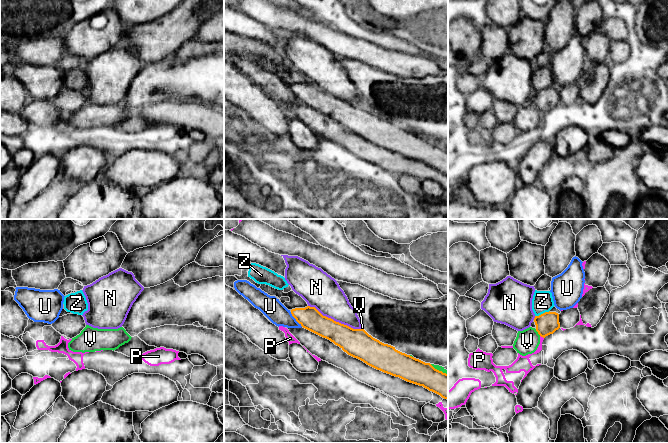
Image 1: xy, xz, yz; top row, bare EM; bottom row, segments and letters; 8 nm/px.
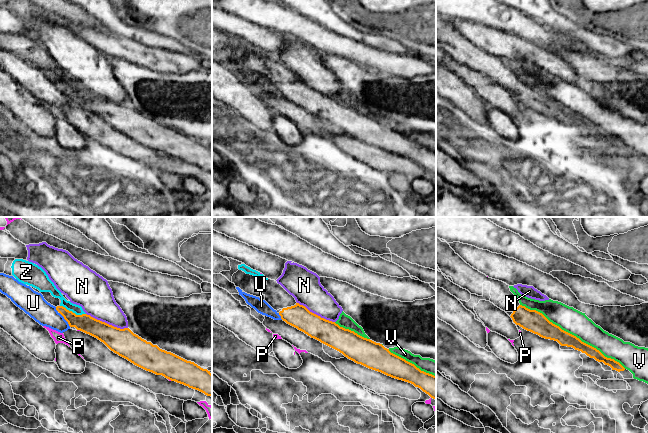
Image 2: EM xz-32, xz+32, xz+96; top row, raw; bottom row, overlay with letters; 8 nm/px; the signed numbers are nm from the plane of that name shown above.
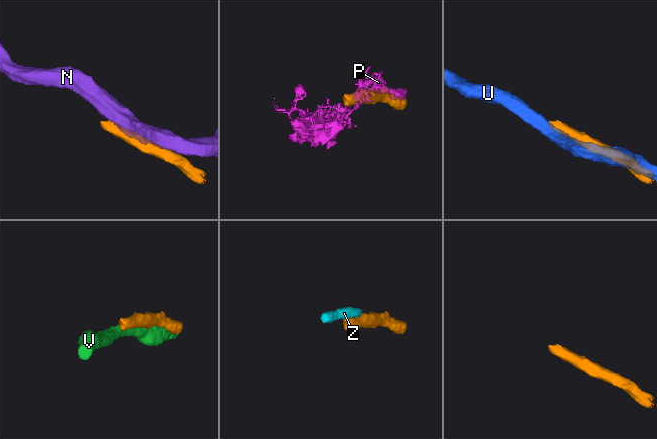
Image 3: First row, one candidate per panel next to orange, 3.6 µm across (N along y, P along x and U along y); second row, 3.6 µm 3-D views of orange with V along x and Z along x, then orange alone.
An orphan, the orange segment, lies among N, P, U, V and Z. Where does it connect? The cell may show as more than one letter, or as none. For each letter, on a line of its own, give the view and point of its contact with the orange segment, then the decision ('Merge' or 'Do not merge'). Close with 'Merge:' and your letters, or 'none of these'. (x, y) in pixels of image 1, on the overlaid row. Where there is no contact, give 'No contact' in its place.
N: Touches orange at xz (333, 320). Do not merge
P: Touches orange at yz (542, 336). Do not merge
U: Touches orange at xz (295, 318). Do not merge
V: Touches orange at yz (537, 331). Do not merge
Z: Touches orange at yz (543, 313). Do not merge
Merge: none of these

